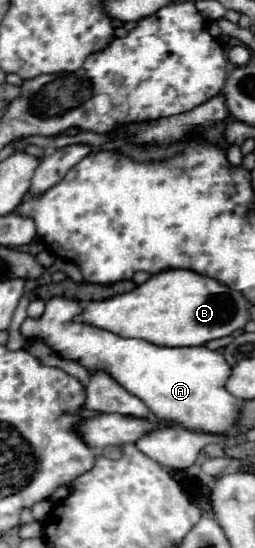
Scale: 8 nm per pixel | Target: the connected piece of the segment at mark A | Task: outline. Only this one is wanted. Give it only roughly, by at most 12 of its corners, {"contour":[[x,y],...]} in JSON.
{"contour":[[55,297],[21,333],[103,365],[161,421],[225,433],[231,367],[203,345],[157,347],[71,321]]}

